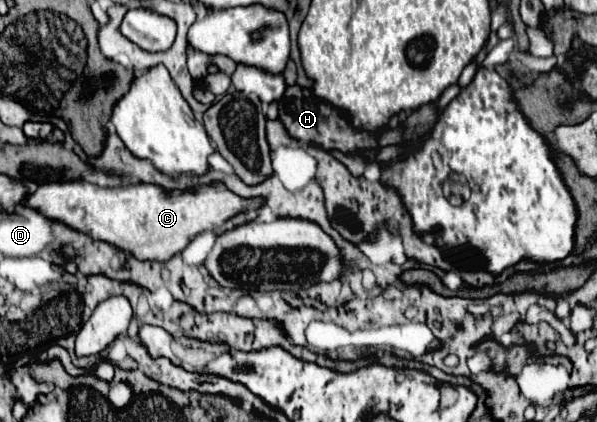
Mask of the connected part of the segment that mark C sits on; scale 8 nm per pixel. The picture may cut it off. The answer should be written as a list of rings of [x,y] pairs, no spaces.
[[[77,179],[43,183],[35,191],[27,193],[21,205],[45,215],[47,219],[87,233],[93,239],[107,241],[133,257],[167,261],[181,253],[199,233],[223,225],[239,213],[255,211],[259,201],[243,201],[243,197],[235,197],[235,193],[223,189],[223,183],[207,185],[207,189],[199,189],[199,193],[175,193],[175,197],[167,197],[167,193],[155,185],[99,187]]]

